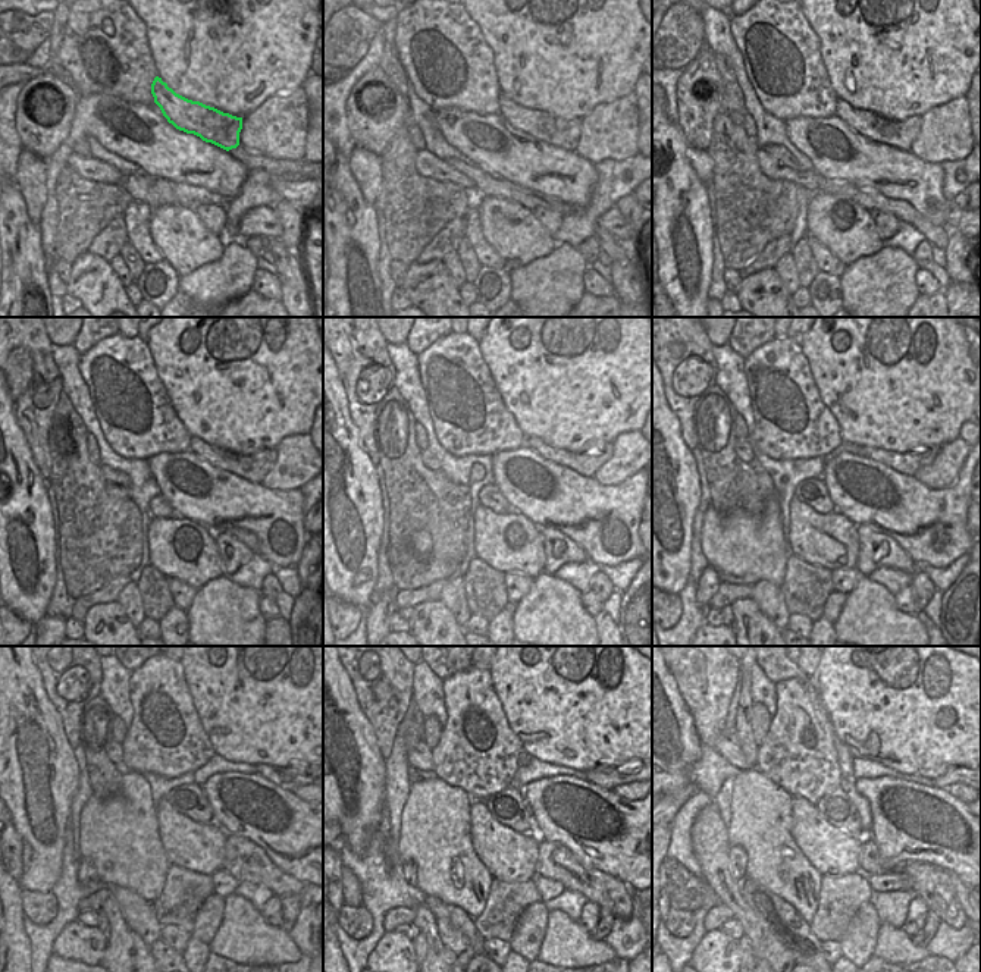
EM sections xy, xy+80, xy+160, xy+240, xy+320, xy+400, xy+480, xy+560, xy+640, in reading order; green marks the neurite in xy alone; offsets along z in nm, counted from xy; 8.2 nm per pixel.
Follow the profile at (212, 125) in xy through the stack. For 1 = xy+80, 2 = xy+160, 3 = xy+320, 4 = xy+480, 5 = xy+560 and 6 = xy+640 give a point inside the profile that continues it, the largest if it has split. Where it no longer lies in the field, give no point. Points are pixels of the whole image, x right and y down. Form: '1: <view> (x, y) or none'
1: xy+80 (561, 132)
2: xy+160 (896, 134)
3: xy+320 (586, 463)
4: xy+480 (276, 775)
5: xy+560 (608, 777)
6: xy+640 (950, 777)

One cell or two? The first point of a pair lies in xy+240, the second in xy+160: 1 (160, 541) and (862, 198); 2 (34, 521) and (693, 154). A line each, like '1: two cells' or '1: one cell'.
1: two cells
2: two cells

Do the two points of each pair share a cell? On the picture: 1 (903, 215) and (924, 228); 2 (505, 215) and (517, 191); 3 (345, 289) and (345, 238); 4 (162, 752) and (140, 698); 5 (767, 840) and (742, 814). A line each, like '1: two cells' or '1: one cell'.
1: one cell
2: two cells
3: one cell
4: one cell
5: one cell

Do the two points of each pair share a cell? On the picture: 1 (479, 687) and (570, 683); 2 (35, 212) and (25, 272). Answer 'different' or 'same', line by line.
1: different
2: different

